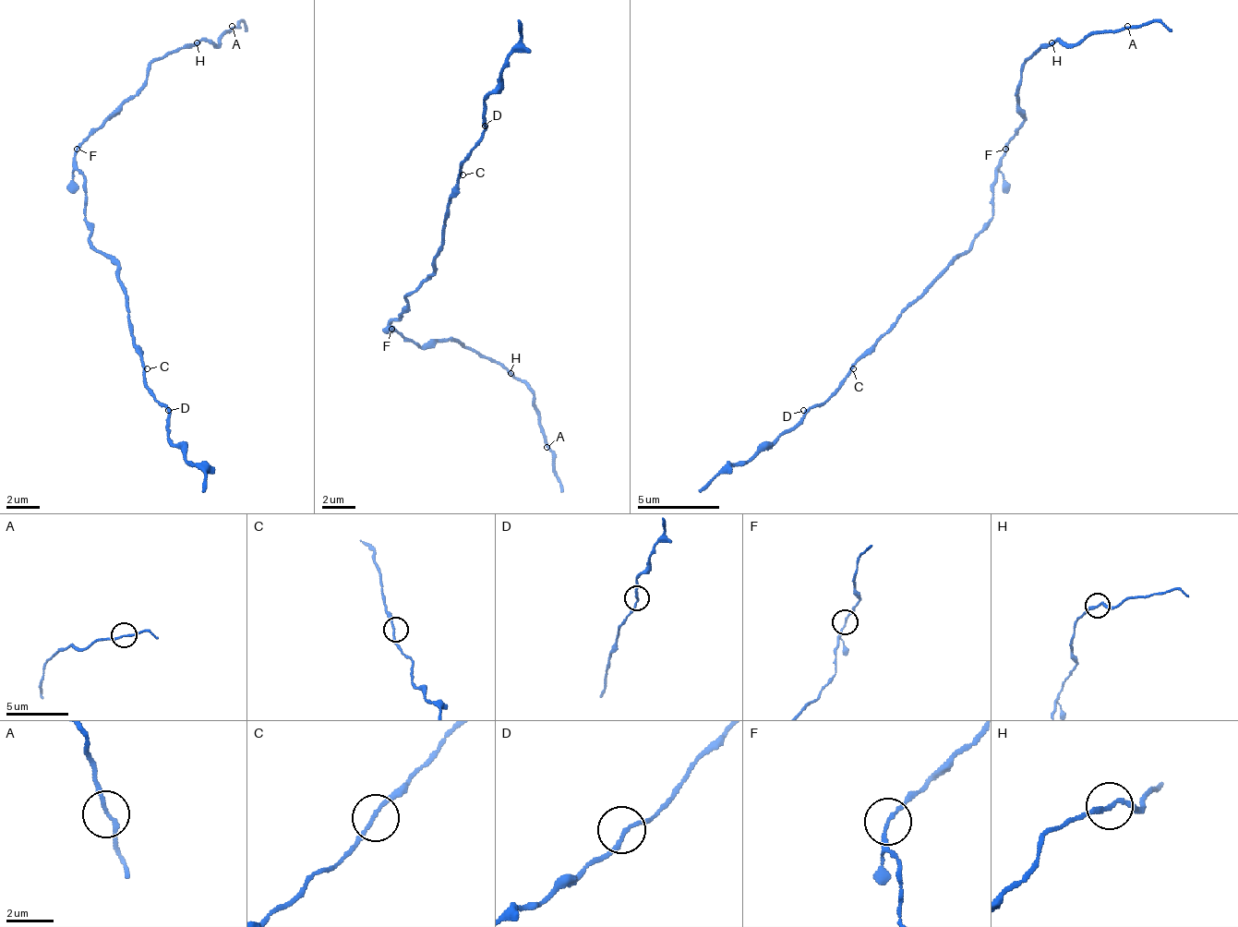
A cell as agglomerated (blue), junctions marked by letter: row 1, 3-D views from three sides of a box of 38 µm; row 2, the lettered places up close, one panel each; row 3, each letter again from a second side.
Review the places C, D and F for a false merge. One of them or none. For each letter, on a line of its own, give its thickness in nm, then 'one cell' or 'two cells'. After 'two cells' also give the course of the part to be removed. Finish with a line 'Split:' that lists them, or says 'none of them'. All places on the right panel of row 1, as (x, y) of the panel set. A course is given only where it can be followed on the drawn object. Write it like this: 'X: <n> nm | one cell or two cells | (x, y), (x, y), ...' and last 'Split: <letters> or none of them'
C: 140 nm | one cell
D: 160 nm | one cell
F: 140 nm | two cells | (1004, 150), (1021, 126), (1017, 84), (1022, 64), (1039, 47), (1156, 22), (1172, 30)
Split: F

